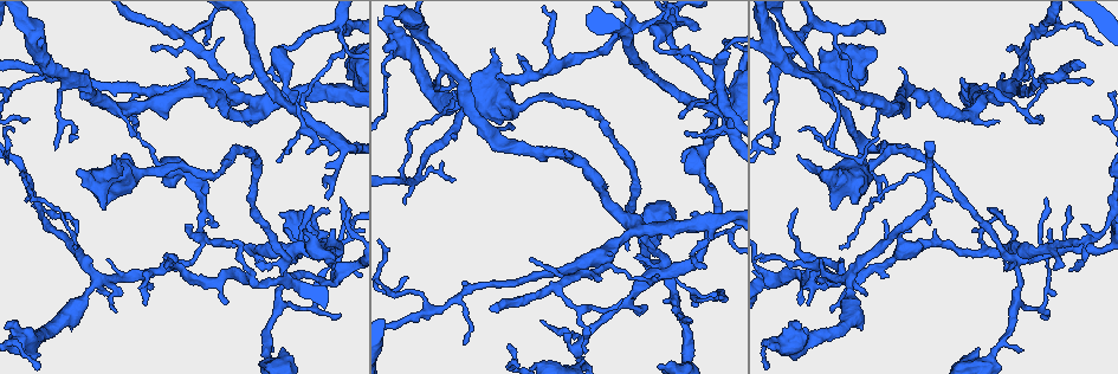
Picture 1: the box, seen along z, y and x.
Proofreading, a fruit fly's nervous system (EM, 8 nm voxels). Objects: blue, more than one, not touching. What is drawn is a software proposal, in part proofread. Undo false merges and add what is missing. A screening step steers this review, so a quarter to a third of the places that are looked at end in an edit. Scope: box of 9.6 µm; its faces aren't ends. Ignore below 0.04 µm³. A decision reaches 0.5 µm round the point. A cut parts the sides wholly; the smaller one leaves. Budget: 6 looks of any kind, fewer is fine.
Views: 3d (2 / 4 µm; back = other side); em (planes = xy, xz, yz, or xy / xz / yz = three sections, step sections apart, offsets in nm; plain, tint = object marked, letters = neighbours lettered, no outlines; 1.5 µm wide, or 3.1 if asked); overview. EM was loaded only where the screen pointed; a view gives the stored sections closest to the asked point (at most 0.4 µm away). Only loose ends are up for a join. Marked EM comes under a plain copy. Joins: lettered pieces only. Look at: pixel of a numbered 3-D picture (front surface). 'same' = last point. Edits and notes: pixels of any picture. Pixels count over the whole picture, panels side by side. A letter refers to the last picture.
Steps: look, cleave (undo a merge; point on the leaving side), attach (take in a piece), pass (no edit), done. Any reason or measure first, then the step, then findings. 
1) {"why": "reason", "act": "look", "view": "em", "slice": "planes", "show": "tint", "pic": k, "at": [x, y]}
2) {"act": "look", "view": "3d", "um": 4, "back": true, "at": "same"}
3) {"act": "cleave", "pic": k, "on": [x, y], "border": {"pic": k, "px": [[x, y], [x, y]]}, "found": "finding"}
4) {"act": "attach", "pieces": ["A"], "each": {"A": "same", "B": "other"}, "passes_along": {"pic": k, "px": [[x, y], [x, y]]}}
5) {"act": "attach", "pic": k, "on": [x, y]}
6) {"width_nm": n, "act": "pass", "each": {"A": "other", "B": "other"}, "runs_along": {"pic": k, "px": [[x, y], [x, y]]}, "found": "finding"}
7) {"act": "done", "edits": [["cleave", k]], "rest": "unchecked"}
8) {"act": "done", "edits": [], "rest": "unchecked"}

{"why": "branch stops here", "act": "look", "view": "em", "slice": "xy", "step": 4, "show": "letters", "pic": 1, "at": [192, 224]}

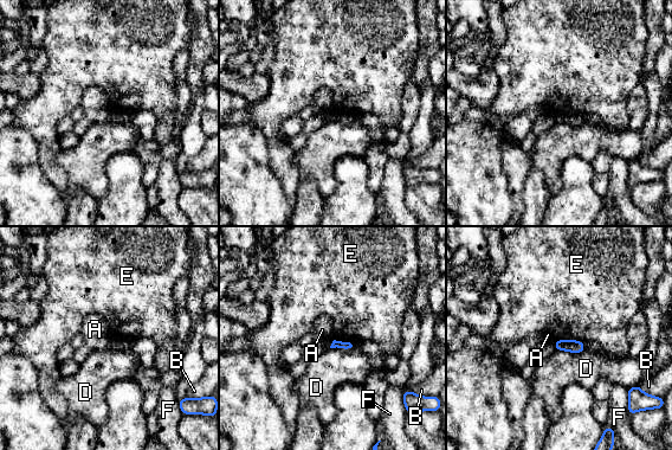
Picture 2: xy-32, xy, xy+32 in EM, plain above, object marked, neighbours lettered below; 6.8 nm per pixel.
{"act": "pass", "each": {"A": "other", "B": "other", "D": "other", "E": "other", "F": "other"}, "border": {"pic": 2, "px": [[554, 340], [580, 340], [582, 342]]}, "found": "no lettered piece goes on from it"}

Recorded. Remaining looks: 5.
{"why": "an open end", "act": "look", "view": "3d", "um": 2, "pic": 1, "at": [797, 159]}

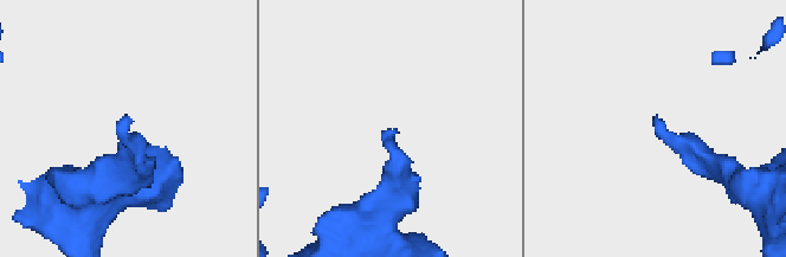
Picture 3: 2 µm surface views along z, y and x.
{"why": "shape alone is not enough", "act": "look", "view": "em", "slice": "xy", "step": 4, "show": "letters", "pic": 3, "at": [396, 128]}

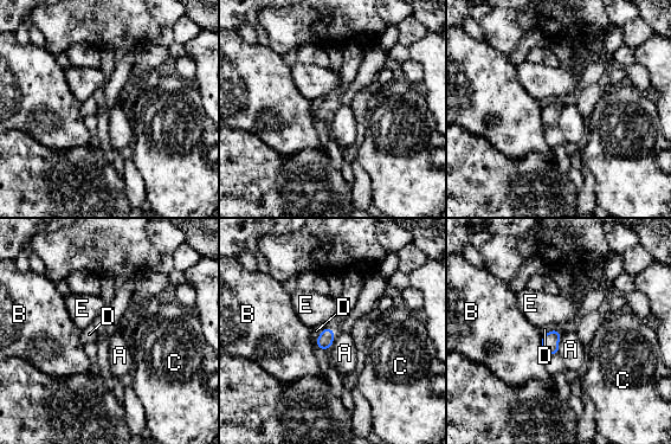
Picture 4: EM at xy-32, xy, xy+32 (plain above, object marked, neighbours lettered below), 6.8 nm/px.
{"act": "pass", "each": {"A": "other", "B": "other", "C": "other", "D": "other", "E": "other"}, "found": "none of them fits"}

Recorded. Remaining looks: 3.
{"why": "thin end", "act": "look", "view": "3d", "um": 4, "back": true, "pic": 1, "at": [865, 294]}

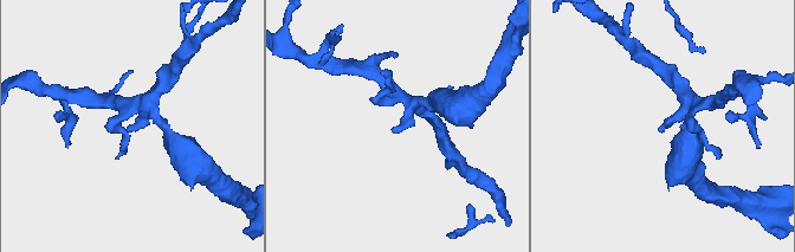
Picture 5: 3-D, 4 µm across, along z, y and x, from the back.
{"act": "look", "view": "em", "slice": "xz", "step": 8, "show": "letters", "pic": 5, "at": [127, 130]}

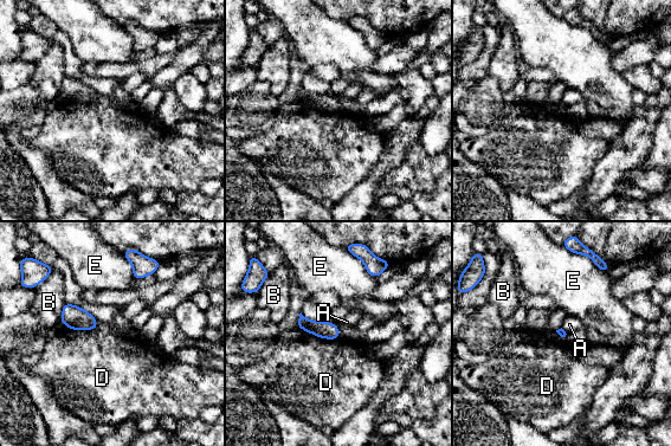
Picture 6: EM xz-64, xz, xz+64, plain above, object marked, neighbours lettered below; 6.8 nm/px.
{"why": "another direction", "act": "look", "view": "em", "slice": "planes", "show": "letters", "at": "same"}

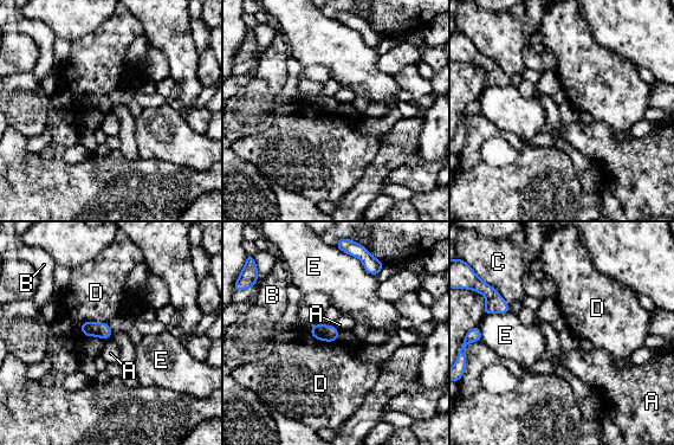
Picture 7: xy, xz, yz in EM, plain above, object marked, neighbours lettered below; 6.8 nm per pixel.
{"longest_contact_nm": ["E", 260], "act": "pass", "each": {"A": "other", "B": "other", "C": "other", "D": "other", "E": "other"}, "border": {"pic": 7, "px": [[332, 326], [339, 331]]}, "found": "no lettered piece goes on from it"}

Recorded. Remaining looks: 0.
{"act": "done", "edits": [], "rest": "unchecked"}

